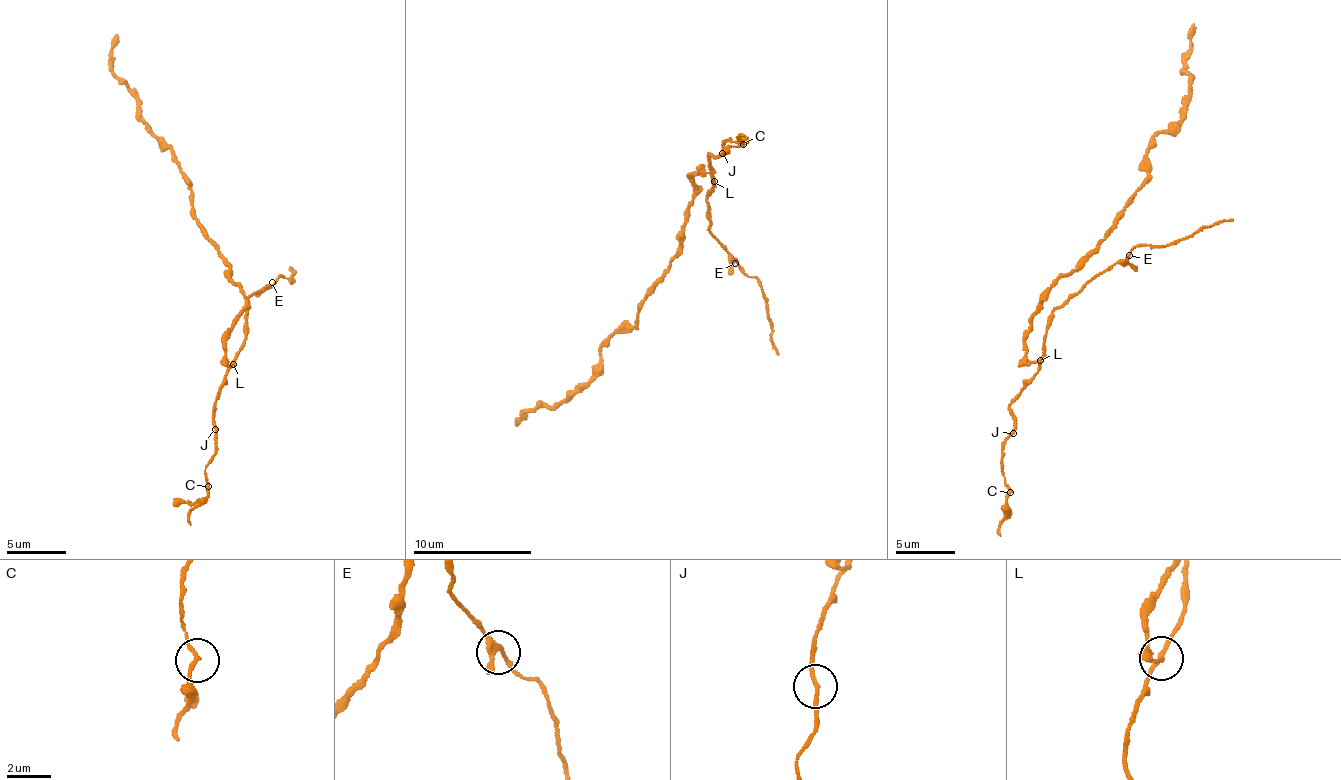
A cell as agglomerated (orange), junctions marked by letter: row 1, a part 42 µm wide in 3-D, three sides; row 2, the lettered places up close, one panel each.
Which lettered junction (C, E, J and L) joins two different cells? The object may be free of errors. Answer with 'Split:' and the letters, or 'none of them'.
Split: L

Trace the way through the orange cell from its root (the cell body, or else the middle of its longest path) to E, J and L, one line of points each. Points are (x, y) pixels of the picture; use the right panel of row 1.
E: (1055, 284), (1032, 317), (1027, 340), (1027, 360), (1031, 363), (1041, 356), (1047, 316), (1090, 280), (1129, 255)
J: (1055, 284), (1040, 311), (1032, 317), (1027, 340), (1027, 360), (1037, 362), (1039, 368), (1010, 406), (1014, 432)
L: (1055, 284), (1040, 311), (1032, 317), (1027, 340), (1027, 360), (1031, 363), (1040, 359)

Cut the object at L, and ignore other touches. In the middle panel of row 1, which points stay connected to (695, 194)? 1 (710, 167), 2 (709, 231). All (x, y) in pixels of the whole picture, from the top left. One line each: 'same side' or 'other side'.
1: other side
2: other side

